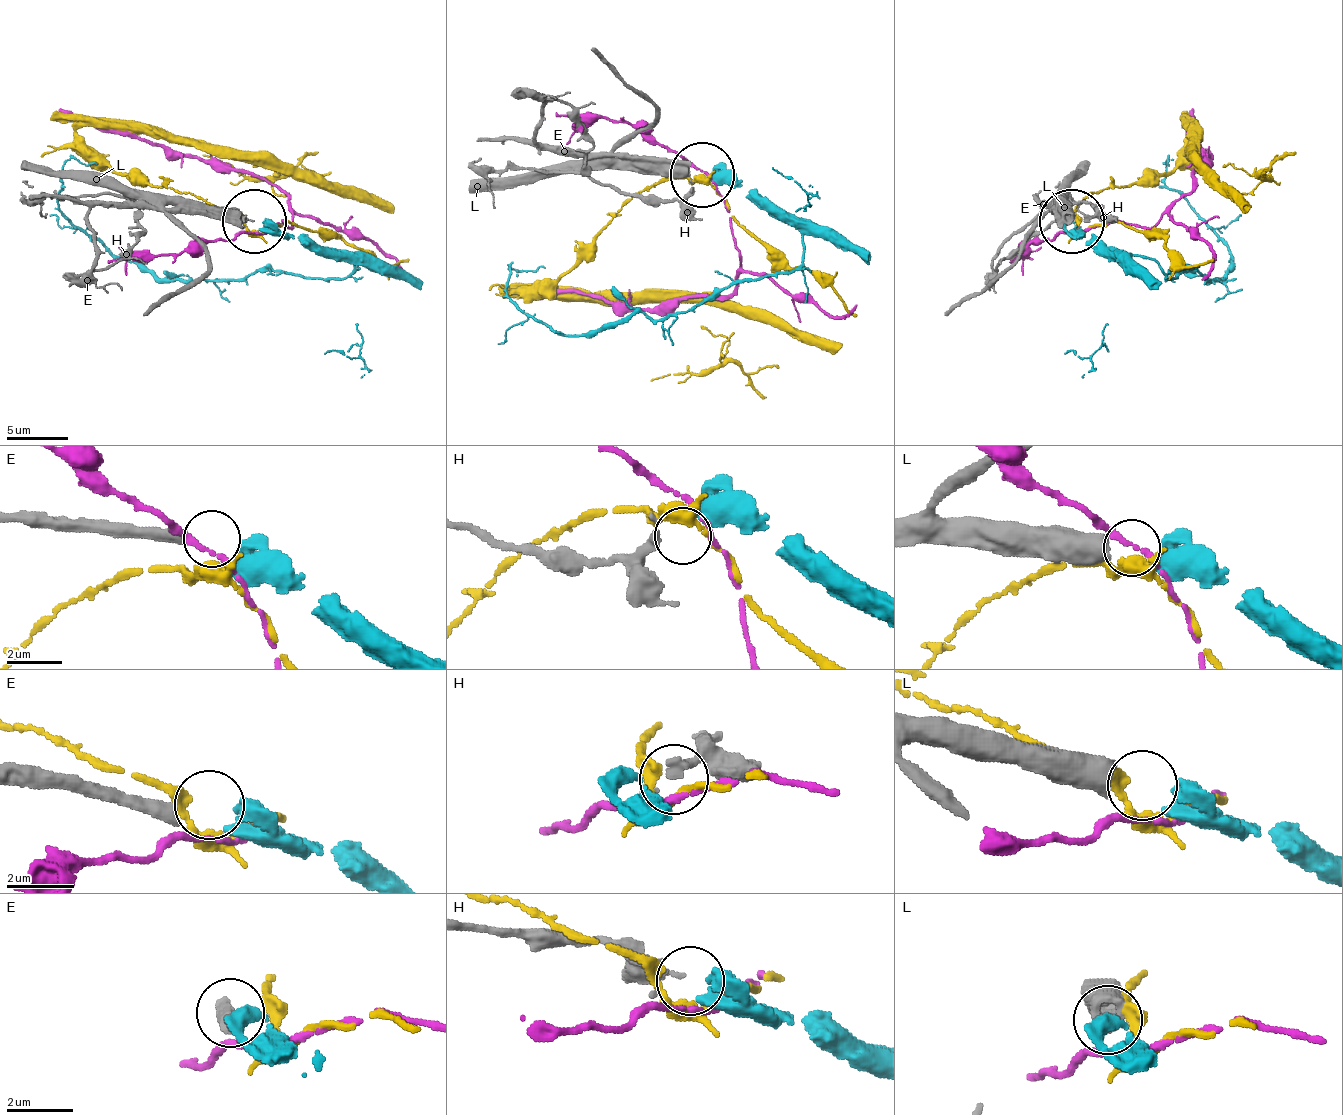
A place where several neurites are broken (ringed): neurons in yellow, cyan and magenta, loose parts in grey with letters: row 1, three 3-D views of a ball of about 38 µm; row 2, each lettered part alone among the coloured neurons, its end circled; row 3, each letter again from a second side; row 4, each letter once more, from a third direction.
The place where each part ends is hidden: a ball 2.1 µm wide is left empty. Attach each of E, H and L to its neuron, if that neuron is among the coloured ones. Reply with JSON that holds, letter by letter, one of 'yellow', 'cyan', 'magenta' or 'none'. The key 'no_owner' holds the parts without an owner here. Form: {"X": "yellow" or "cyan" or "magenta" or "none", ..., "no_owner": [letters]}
{"E": "none", "H": "none", "L": "cyan", "no_owner": ["E", "H"]}

